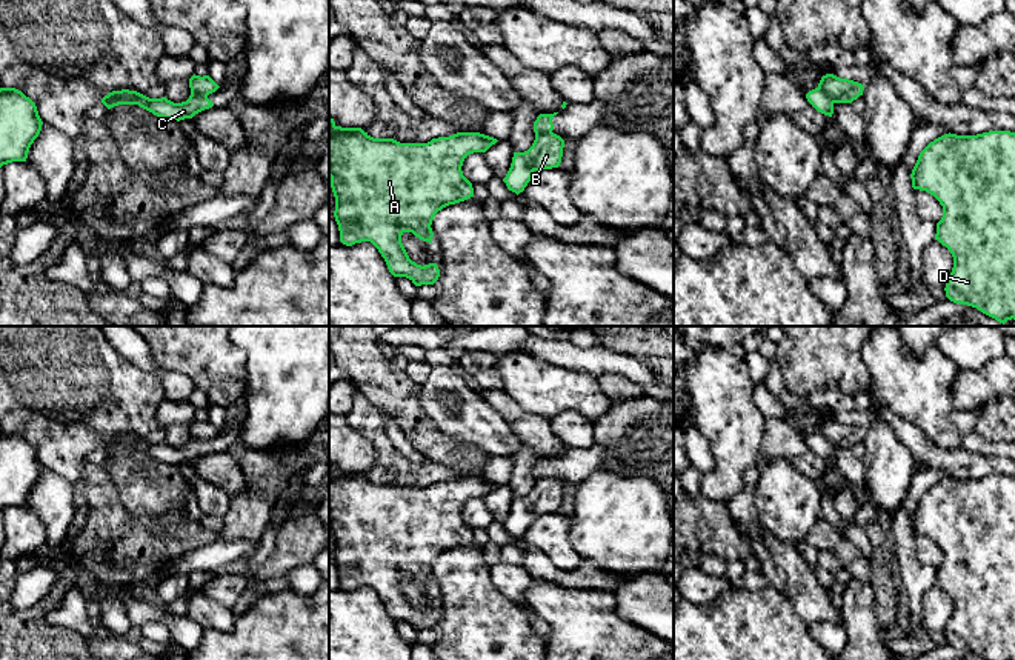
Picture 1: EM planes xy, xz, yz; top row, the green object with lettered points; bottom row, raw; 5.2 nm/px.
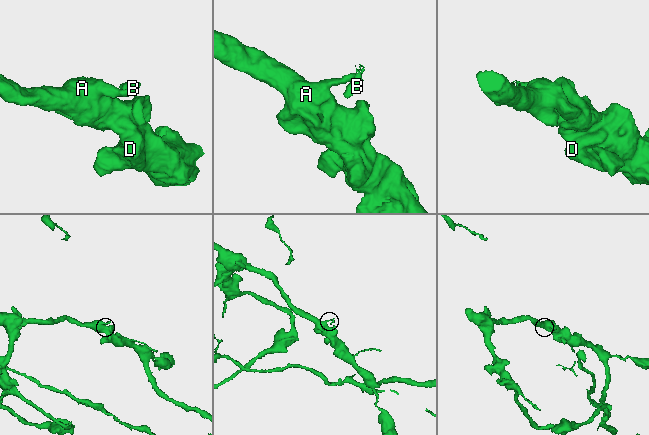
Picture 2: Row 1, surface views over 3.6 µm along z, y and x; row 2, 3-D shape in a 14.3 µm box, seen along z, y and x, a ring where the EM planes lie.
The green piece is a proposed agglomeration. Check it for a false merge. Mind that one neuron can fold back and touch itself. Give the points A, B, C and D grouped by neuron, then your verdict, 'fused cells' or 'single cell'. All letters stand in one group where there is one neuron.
A C D / B | fused cells

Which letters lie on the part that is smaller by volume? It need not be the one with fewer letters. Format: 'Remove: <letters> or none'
Remove: B

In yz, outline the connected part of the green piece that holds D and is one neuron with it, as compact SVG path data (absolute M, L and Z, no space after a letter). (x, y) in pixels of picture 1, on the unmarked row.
M1015 477L944 478L920 497L910 523L943 551L935 585L953 602L946 642L986 660L1015 660Z

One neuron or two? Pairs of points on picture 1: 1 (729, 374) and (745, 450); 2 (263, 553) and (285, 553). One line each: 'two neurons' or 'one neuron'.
1: one neuron
2: two neurons

